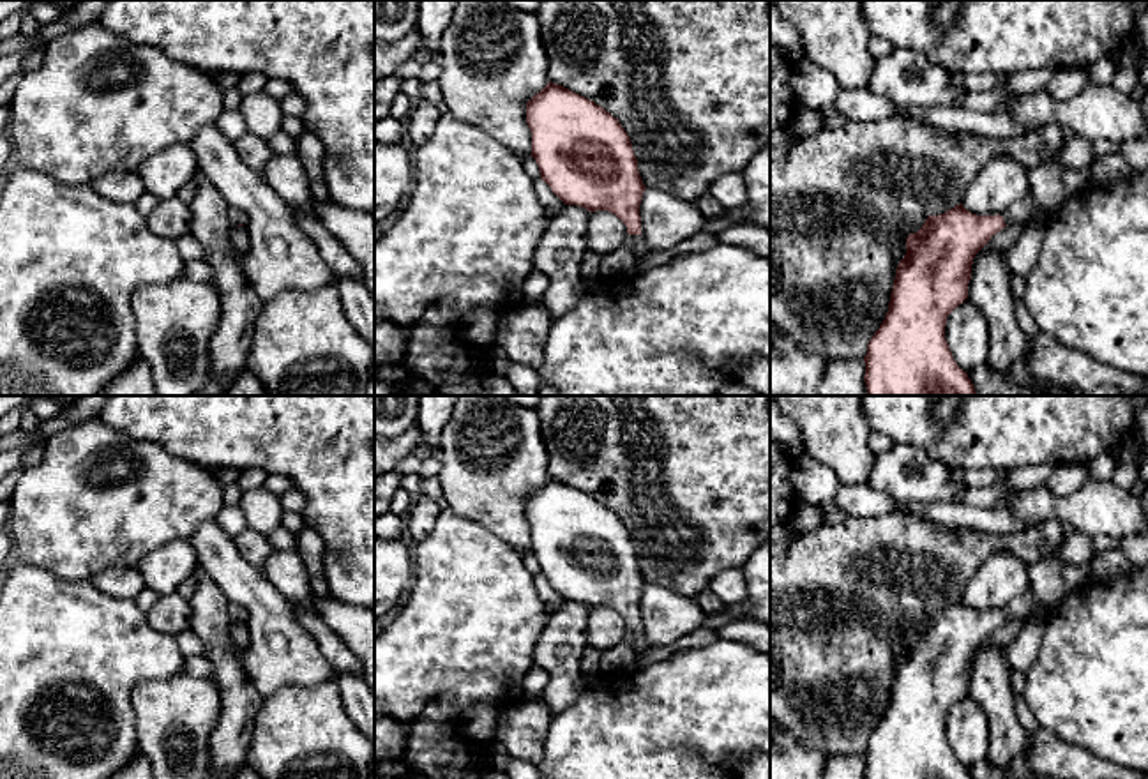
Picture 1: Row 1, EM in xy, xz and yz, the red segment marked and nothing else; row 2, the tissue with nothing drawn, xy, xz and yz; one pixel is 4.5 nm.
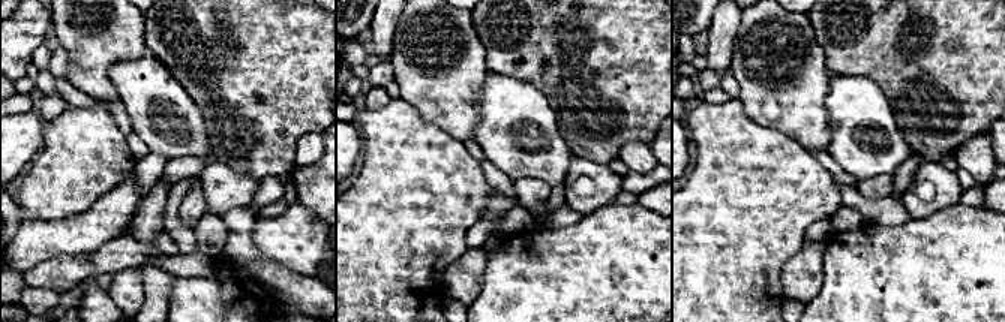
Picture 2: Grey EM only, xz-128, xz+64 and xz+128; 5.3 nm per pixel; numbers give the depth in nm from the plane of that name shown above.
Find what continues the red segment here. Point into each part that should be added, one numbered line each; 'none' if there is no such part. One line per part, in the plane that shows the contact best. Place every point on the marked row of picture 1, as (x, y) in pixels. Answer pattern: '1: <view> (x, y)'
1: xz (640, 248)

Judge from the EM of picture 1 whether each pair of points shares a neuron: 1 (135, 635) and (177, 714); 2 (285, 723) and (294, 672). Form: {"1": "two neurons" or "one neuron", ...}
{"1": "two neurons", "2": "two neurons"}

